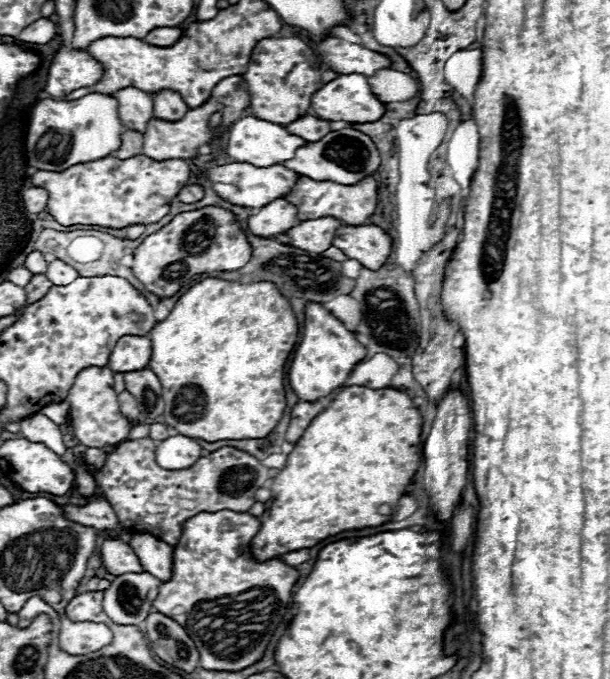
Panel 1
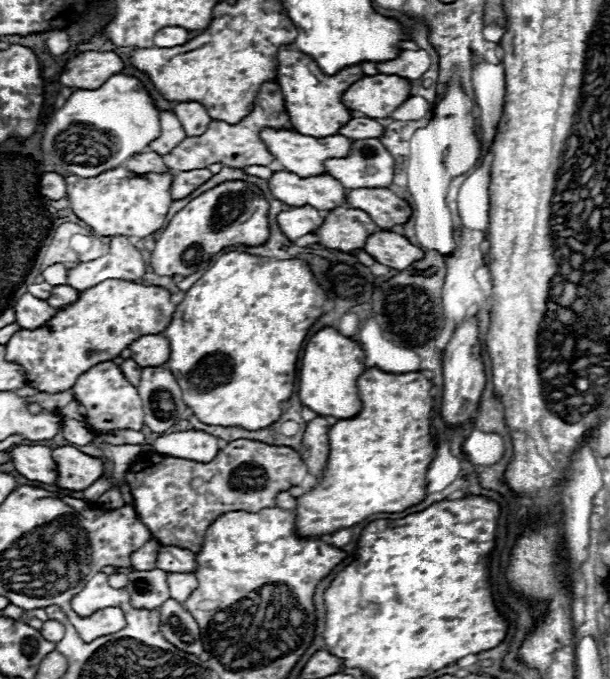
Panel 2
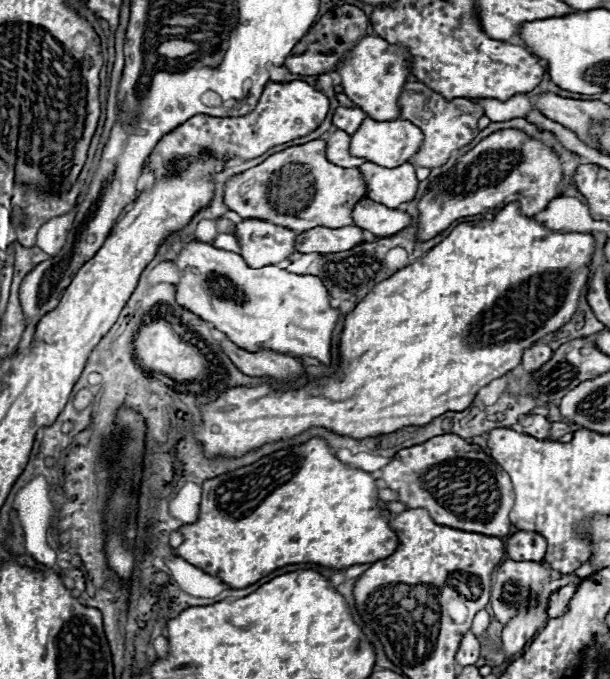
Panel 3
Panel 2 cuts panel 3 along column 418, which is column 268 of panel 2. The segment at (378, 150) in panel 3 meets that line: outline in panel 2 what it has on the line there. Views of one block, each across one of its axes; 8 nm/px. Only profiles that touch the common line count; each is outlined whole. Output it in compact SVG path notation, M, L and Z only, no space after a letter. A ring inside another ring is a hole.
M266 128L260 132L260 138L266 142L268 150L274 154L274 158L282 164L284 170L298 174L302 178L324 174L326 172L324 162L328 158L344 158L350 154L350 148L352 148L352 140L344 138L342 134L334 134L334 136L326 136L326 138L314 138L314 136L304 136L300 132L294 132L294 130L270 130L270 128Z

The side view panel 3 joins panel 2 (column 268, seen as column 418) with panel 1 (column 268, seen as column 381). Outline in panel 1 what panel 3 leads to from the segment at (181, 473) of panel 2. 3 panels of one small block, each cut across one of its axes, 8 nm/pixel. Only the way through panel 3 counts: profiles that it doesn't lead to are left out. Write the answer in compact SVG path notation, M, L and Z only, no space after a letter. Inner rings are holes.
M150 438L126 440L108 454L102 470L94 474L96 494L108 498L116 510L118 522L132 534L152 534L174 546L182 536L182 524L200 512L234 510L248 512L254 504L254 492L270 482L270 470L254 456L224 446L184 470L164 470L154 460L156 444Z

